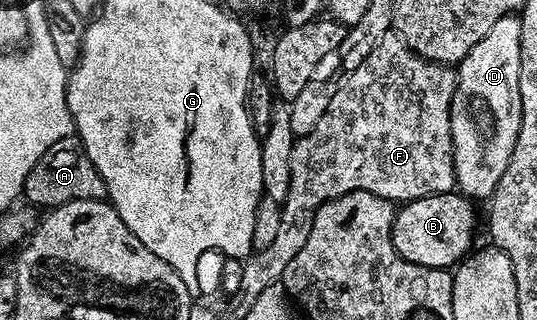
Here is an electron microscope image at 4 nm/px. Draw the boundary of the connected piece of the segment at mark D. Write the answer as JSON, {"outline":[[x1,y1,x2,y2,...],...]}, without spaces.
{"outline":[[520,16,499,19,475,47,456,66,457,86,451,99,451,139,456,188,470,199,492,198,521,126,520,75]]}

